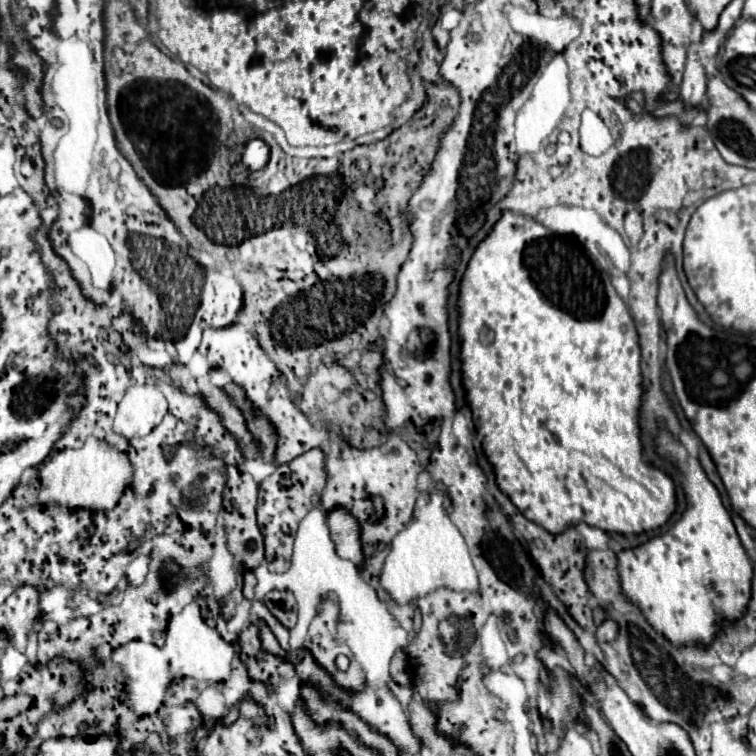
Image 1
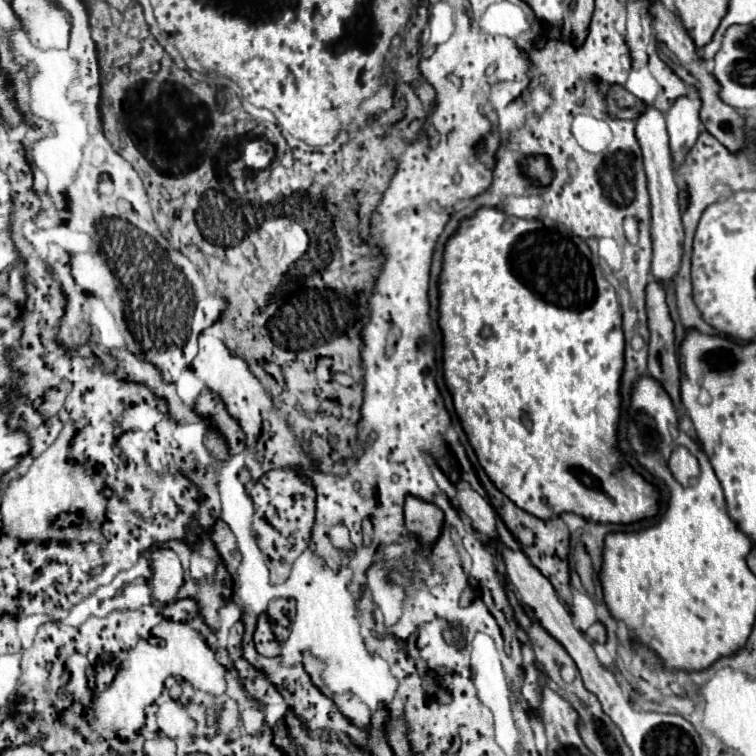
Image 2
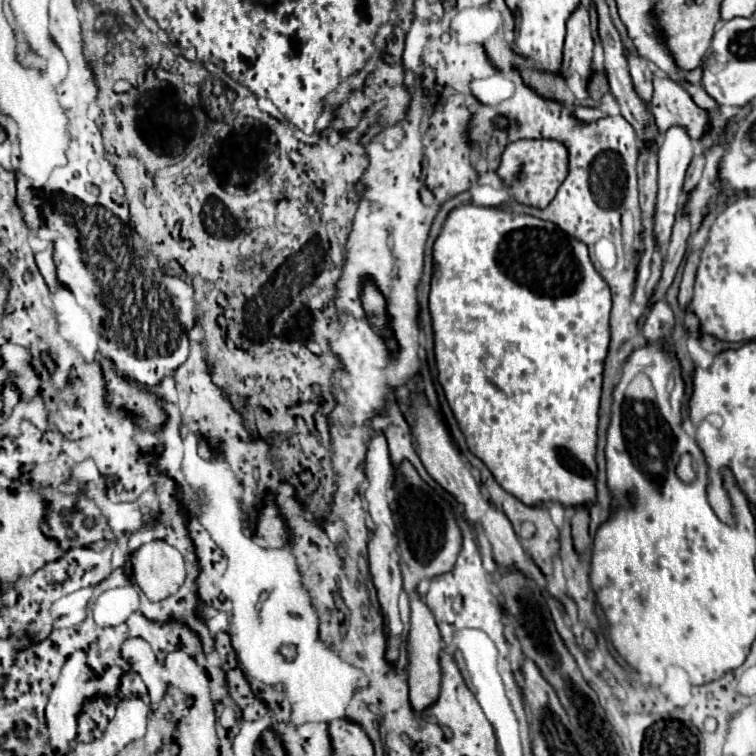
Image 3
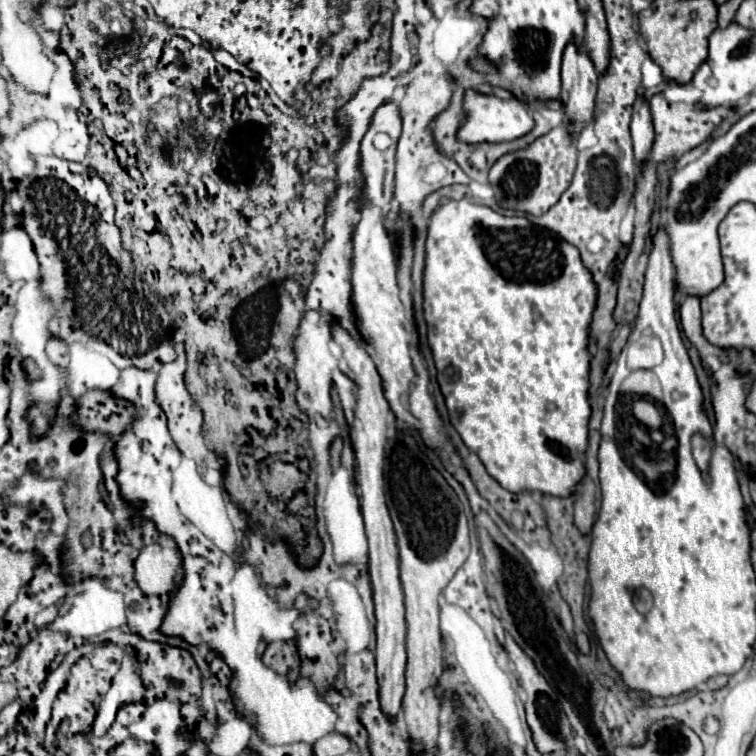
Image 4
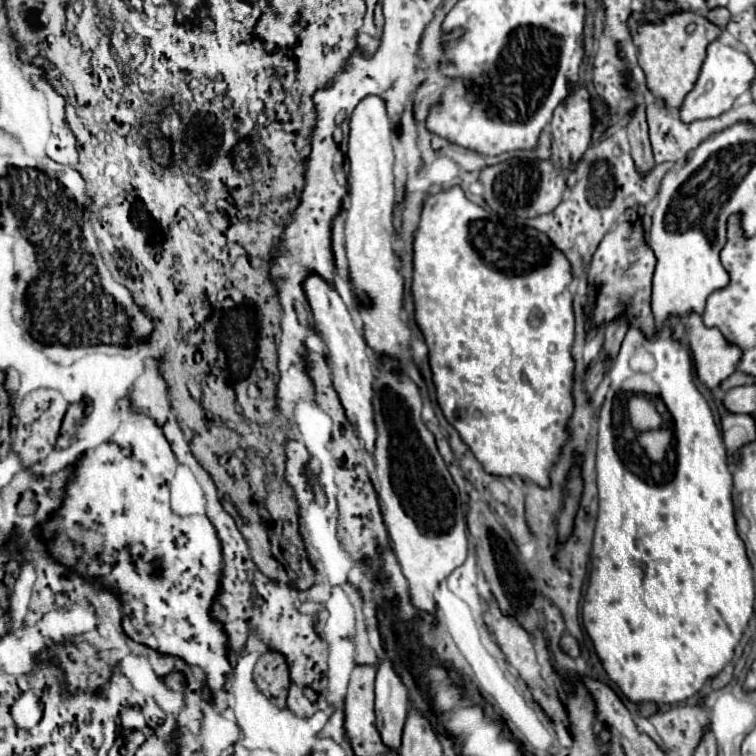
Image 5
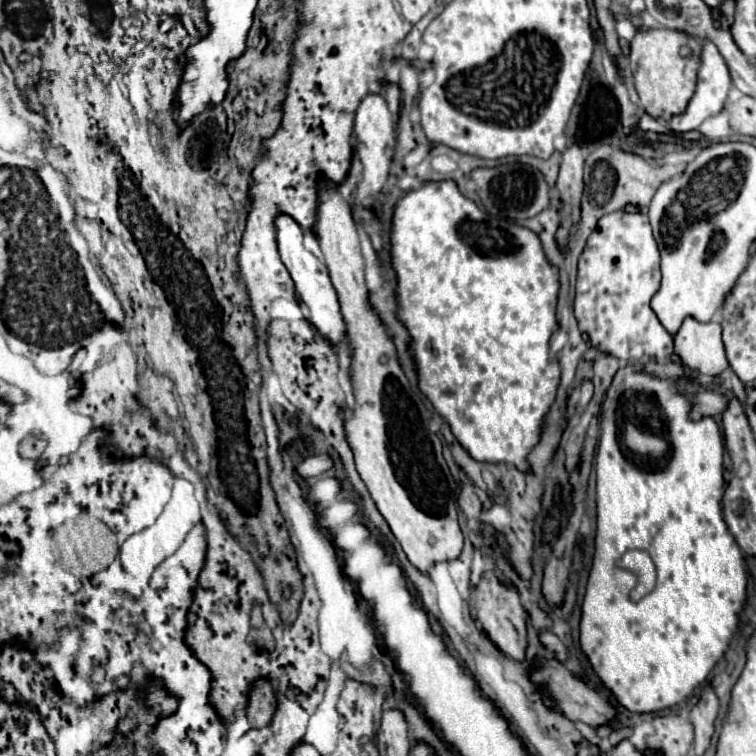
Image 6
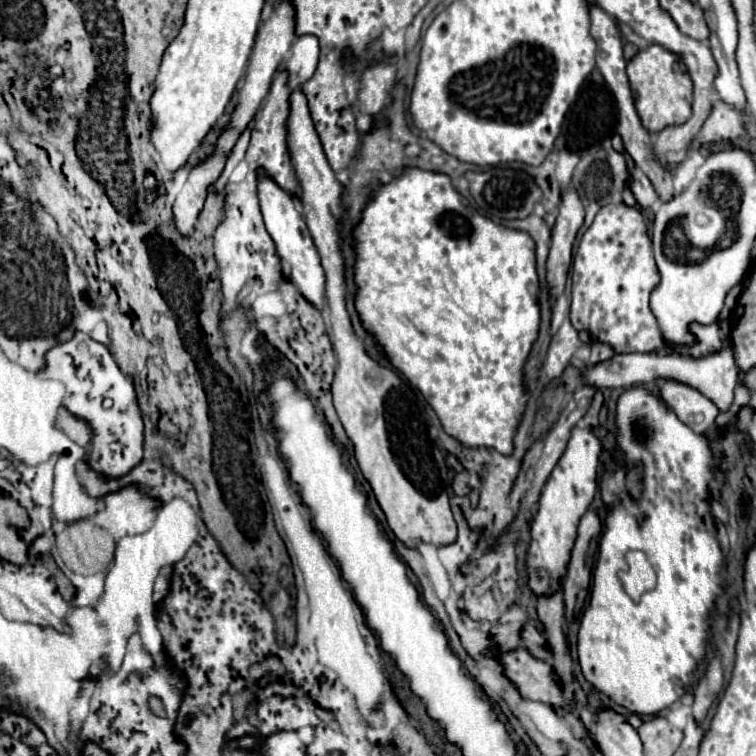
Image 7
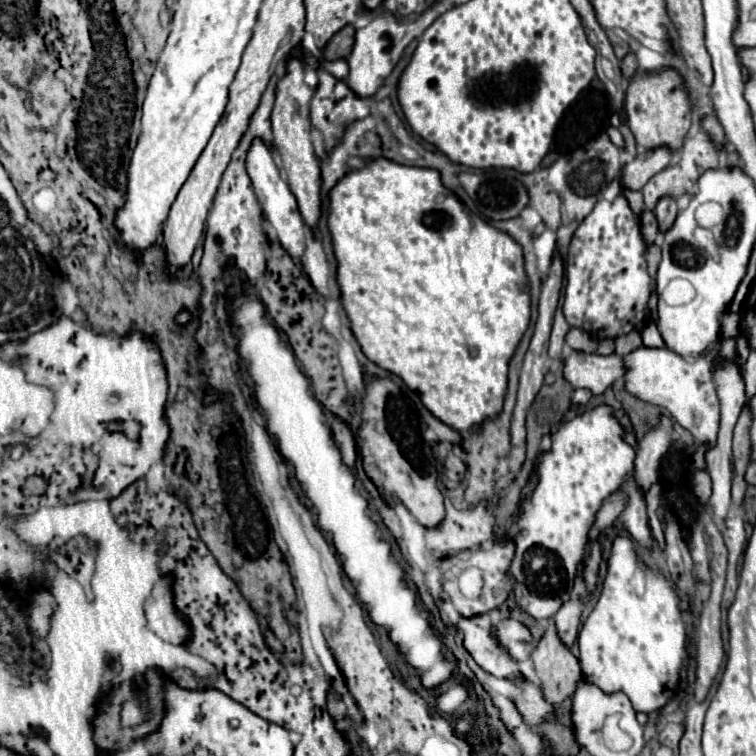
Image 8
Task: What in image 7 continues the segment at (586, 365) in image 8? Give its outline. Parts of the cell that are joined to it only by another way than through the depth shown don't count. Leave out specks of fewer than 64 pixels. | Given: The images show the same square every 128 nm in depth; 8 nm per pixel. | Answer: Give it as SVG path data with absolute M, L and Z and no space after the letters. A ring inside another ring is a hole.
M722 336L724 348L720 352L712 352L708 356L702 356L700 360L680 354L614 354L610 360L592 364L582 370L584 380L594 390L598 388L622 388L622 386L634 386L634 384L646 384L656 378L672 378L678 382L684 382L696 390L700 390L704 396L708 396L722 412L730 408L734 400L734 388L738 384L738 368L736 360L732 360L732 348L728 348L728 336Z

